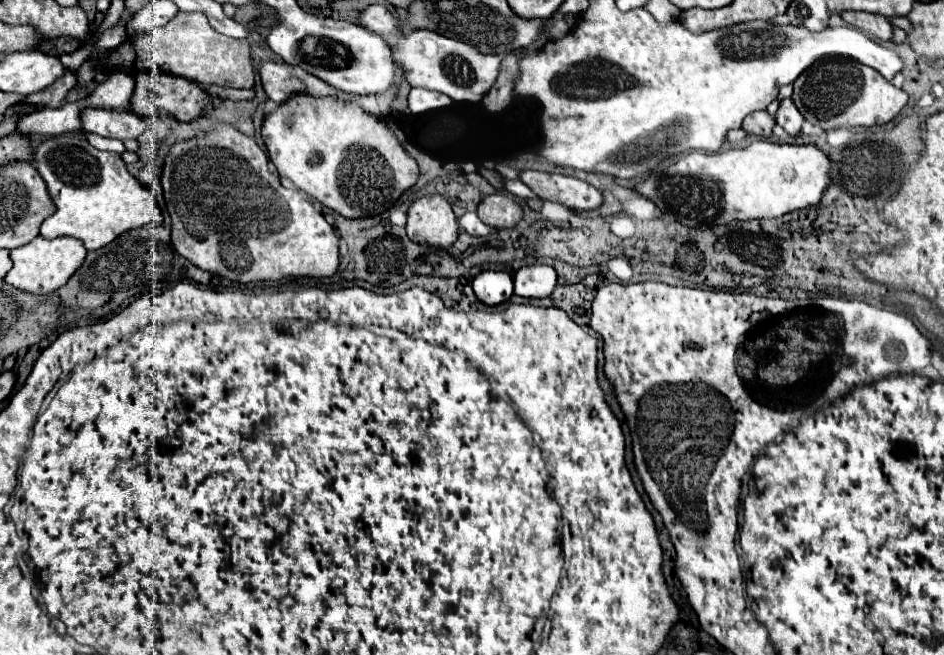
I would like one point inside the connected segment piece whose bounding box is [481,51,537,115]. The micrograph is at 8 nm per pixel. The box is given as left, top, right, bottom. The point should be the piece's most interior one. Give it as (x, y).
(500, 96)

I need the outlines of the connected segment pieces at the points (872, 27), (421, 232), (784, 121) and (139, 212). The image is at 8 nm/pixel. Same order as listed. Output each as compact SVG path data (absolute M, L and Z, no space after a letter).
M845 11L845 13L841 13L841 17L845 19L845 23L849 23L861 31L867 31L881 41L889 41L893 37L891 23L881 15L863 13L863 11Z
M425 195L413 201L407 215L407 237L419 245L447 249L459 235L457 217L441 195Z
M783 99L777 113L775 113L777 125L781 125L789 135L797 135L803 125L803 115L797 111L791 99Z
M67 133L45 139L35 149L33 167L45 179L57 207L57 211L41 225L41 235L45 239L75 237L83 241L87 251L95 251L109 245L125 231L163 223L153 193L147 187L141 187L141 183L127 171L121 155L95 149L83 135Z

